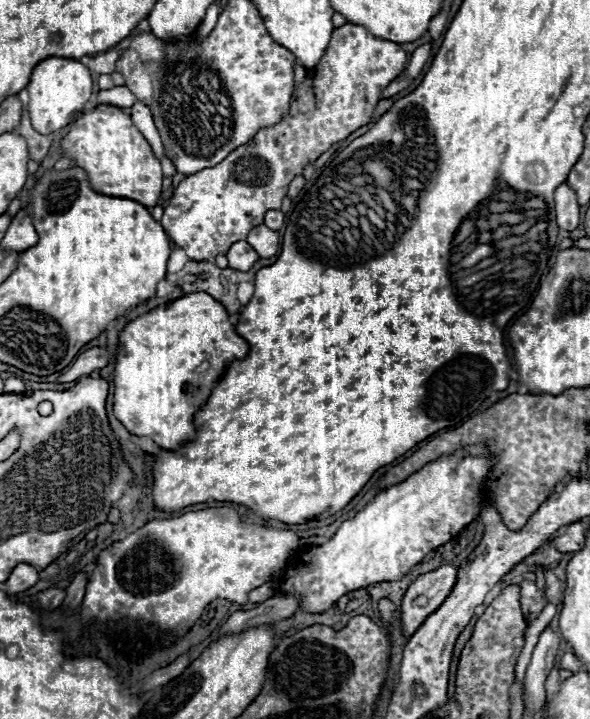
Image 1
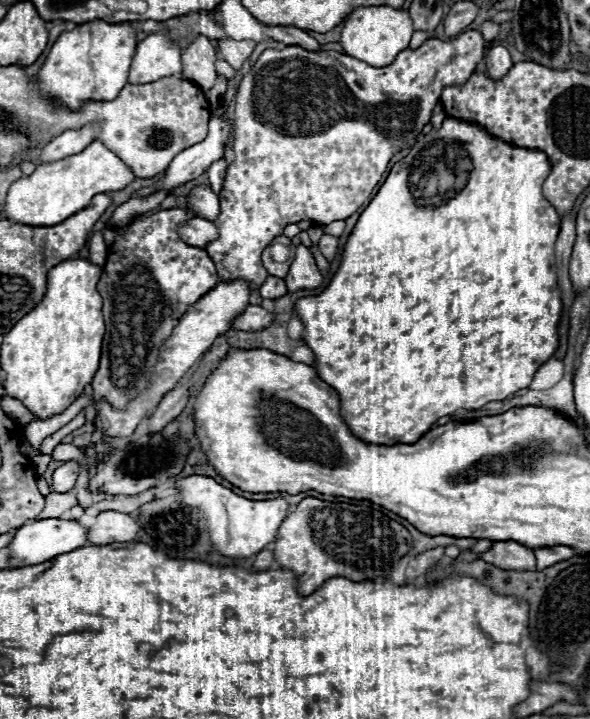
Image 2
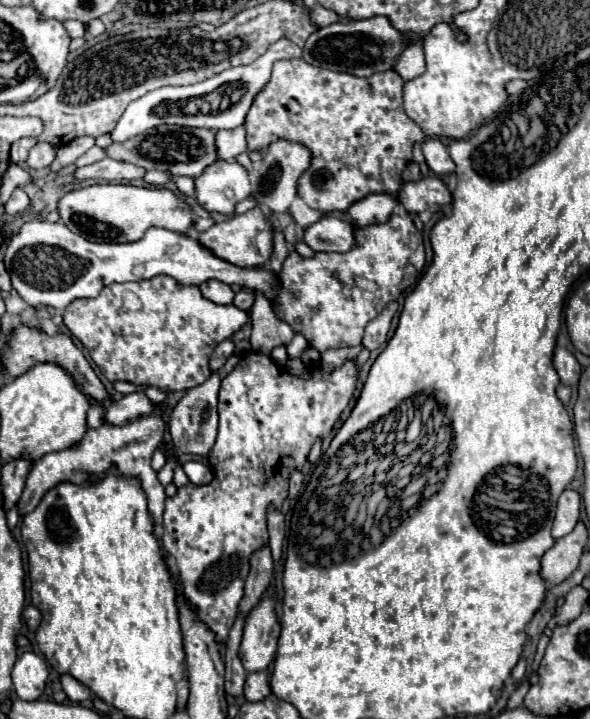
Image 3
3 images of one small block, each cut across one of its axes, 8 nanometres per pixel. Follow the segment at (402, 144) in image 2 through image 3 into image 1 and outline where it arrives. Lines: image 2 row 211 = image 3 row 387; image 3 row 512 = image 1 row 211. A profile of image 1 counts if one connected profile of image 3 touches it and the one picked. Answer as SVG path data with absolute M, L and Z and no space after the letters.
M344 24L332 32L330 44L320 58L320 62L308 72L304 84L294 90L290 112L272 128L262 128L254 140L244 150L236 148L232 154L228 154L220 164L212 168L204 168L192 176L186 176L176 192L172 194L170 204L164 208L164 216L160 224L168 232L168 236L174 240L176 246L180 246L190 260L204 262L212 260L218 254L226 254L230 244L246 240L248 232L262 224L262 216L272 210L280 208L282 198L288 192L288 184L294 180L294 176L302 174L304 166L308 162L314 162L322 152L326 152L332 144L342 142L348 138L354 130L360 126L366 126L372 120L374 106L380 100L380 92L406 68L406 52L400 44L390 40L378 40L372 34L368 34L362 26Z

